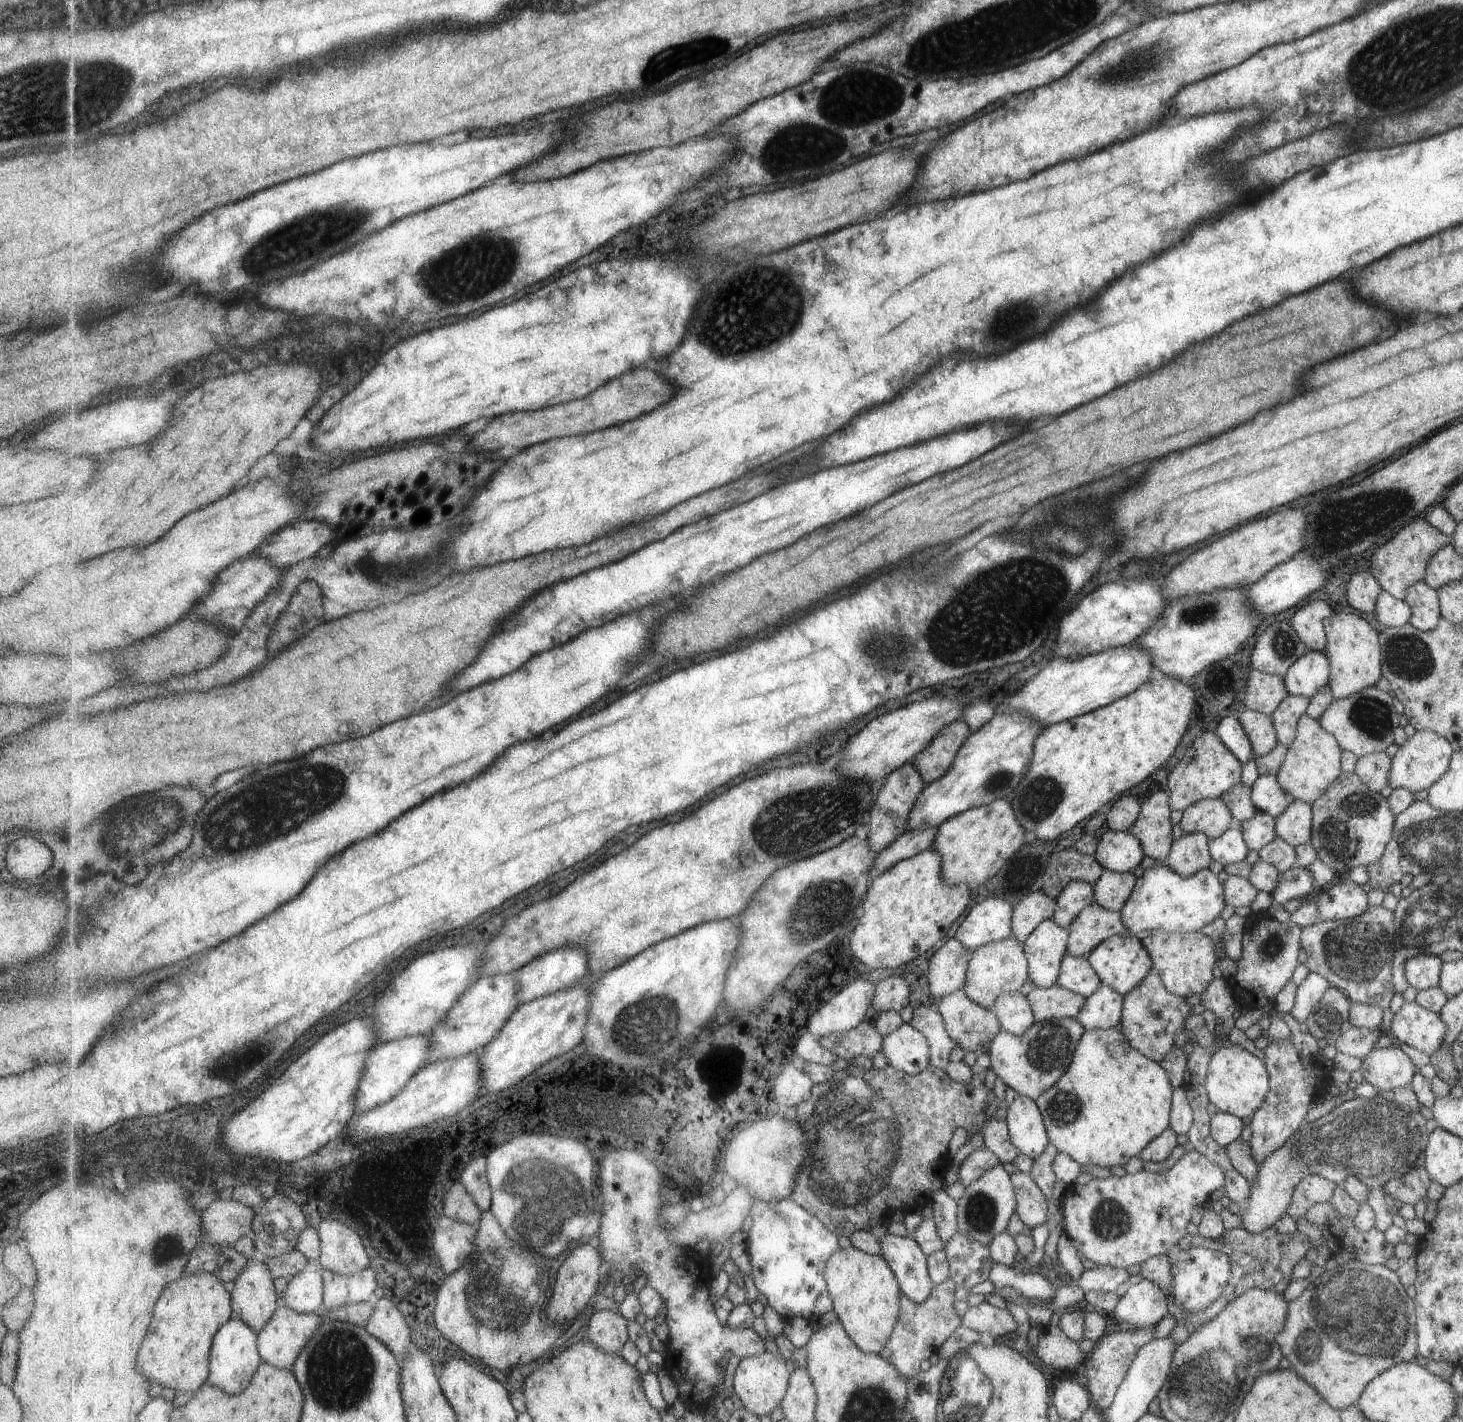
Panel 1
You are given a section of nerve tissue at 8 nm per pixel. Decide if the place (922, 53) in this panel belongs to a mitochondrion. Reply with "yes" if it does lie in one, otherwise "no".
yes

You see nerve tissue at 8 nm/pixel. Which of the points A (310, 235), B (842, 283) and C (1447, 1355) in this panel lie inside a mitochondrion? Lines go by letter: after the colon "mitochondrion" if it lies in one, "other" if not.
A: mitochondrion
B: other
C: other

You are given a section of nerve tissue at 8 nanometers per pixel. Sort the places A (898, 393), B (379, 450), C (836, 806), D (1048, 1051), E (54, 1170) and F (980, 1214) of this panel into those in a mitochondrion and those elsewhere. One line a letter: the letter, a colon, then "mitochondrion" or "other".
A: other
B: other
C: mitochondrion
D: mitochondrion
E: other
F: mitochondrion

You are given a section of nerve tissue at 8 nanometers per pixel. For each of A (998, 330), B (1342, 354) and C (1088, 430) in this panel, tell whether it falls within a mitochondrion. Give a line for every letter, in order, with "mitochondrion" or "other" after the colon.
A: mitochondrion
B: other
C: other

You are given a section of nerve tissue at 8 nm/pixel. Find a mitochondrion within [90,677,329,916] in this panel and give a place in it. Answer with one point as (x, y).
(151, 823)

